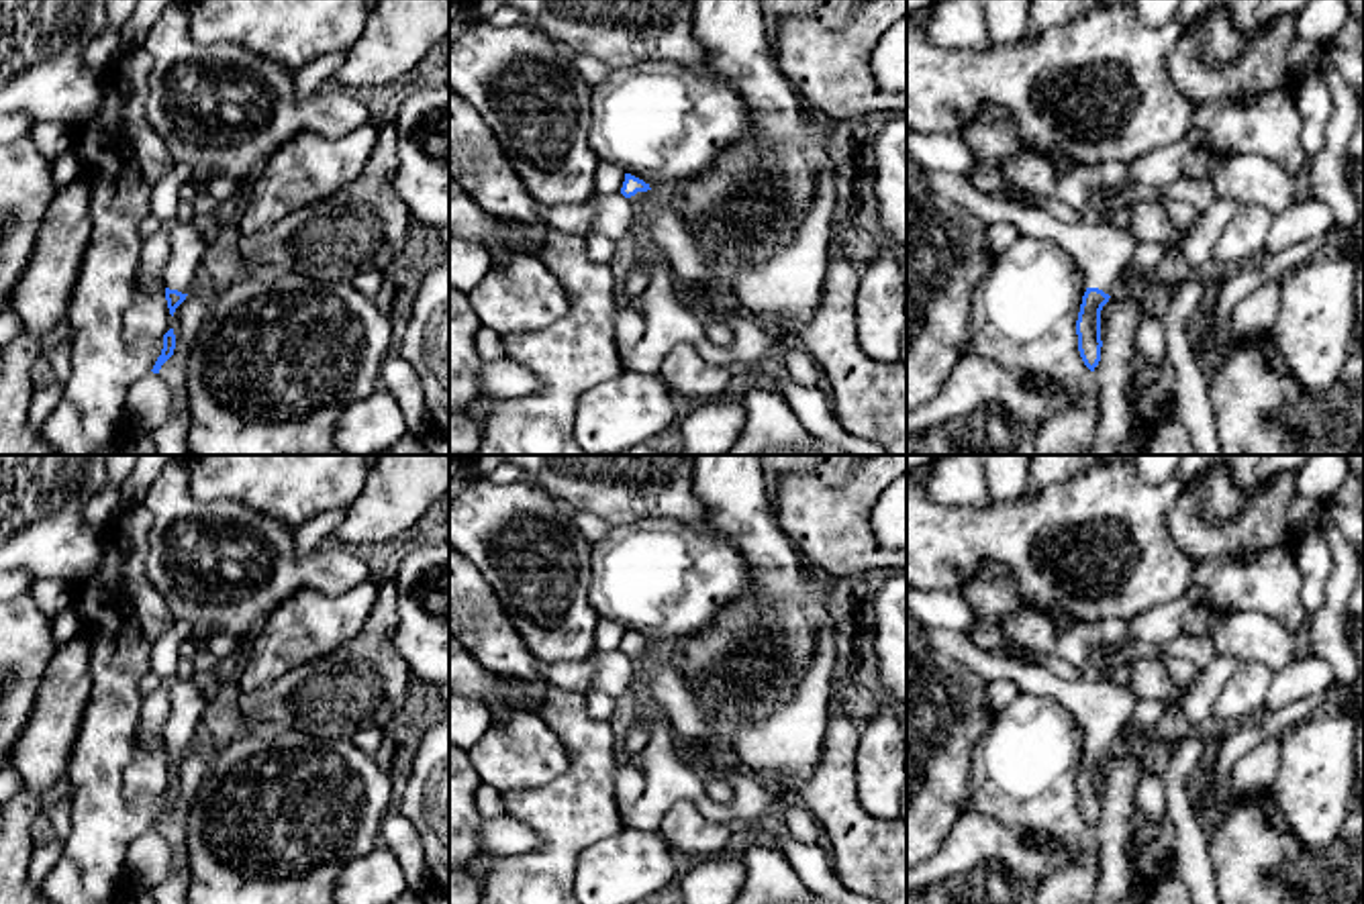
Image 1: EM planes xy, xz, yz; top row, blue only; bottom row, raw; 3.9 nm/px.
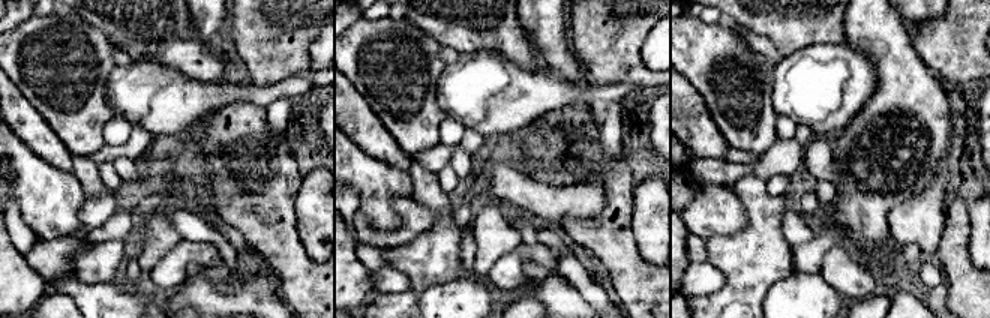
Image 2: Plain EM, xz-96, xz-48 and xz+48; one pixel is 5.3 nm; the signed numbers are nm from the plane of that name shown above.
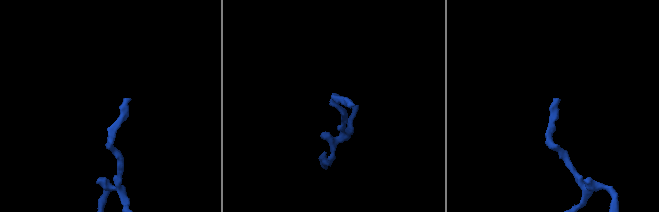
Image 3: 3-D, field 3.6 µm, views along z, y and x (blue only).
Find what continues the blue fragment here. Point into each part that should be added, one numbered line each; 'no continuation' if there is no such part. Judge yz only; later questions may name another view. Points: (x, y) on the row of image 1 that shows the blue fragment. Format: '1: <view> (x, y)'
1: yz (1103, 252)

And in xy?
1: xy (186, 243)

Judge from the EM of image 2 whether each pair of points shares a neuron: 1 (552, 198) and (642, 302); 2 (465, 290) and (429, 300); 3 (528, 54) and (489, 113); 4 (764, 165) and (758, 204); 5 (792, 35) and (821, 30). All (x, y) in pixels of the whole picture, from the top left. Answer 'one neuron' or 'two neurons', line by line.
1: two neurons
2: one neuron
3: two neurons
4: two neurons
5: one neuron

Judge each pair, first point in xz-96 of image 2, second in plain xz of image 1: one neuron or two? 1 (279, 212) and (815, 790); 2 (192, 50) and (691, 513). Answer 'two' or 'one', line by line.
1: one
2: one

